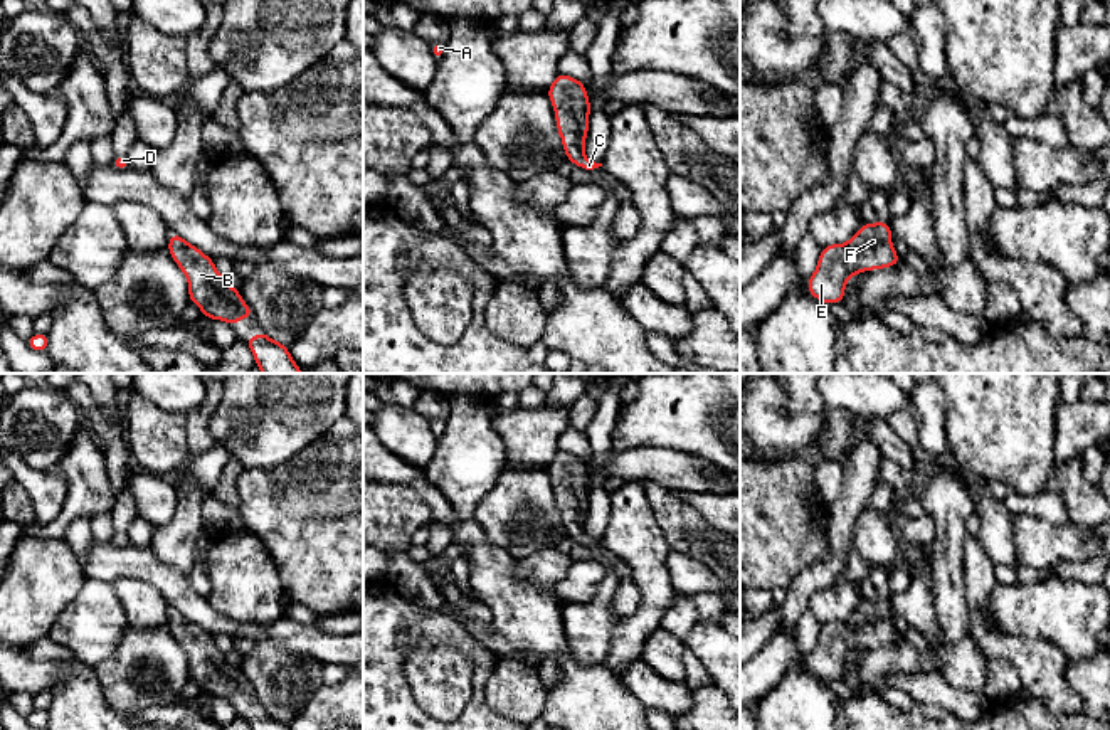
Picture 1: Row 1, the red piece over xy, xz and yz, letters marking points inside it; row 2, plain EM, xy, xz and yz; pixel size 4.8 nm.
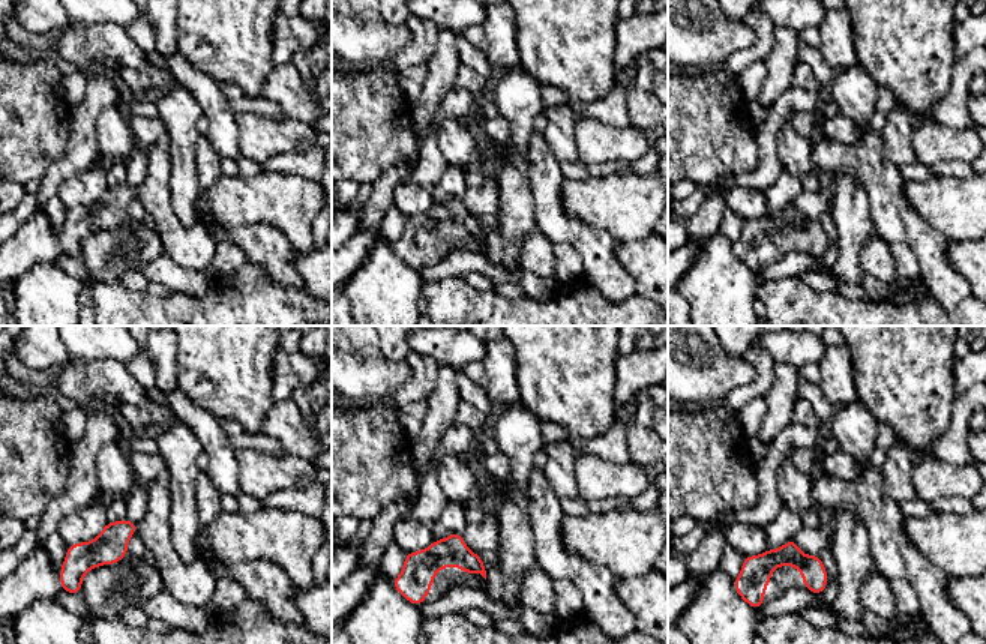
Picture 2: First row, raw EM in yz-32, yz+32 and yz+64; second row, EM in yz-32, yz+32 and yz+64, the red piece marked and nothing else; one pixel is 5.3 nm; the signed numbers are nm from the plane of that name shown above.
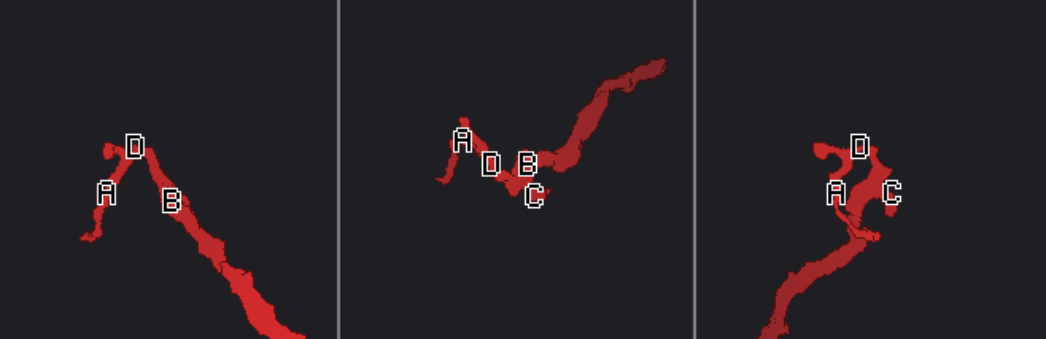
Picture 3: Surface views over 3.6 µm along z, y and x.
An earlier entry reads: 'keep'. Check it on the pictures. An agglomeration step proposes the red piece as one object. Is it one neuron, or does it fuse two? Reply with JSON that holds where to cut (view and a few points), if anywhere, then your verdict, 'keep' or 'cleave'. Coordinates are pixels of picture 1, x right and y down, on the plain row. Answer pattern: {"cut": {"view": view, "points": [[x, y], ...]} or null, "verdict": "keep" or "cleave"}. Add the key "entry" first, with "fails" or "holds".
{"entry": "holds", "cut": null, "verdict": "keep"}

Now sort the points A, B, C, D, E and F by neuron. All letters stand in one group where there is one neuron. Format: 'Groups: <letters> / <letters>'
Groups: A B C D E F

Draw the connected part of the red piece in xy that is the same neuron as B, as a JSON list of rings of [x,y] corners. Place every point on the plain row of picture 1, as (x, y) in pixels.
[[[170,609],[168,631],[188,656],[190,680],[197,681],[205,695],[224,696],[232,705],[240,695],[254,695],[254,688],[240,674],[240,668],[225,659],[215,646],[214,636],[198,624]]]

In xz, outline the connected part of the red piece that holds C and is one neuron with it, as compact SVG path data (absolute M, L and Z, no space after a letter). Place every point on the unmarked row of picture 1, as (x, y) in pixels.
M557 451L547 471L555 484L557 506L565 533L574 543L585 547L602 543L602 540L590 538L584 532L590 491L590 476L587 474L585 461L575 454Z

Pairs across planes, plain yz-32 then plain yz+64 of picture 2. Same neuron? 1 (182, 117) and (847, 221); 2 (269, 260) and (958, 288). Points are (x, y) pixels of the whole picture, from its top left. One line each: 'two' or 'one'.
1: one
2: one

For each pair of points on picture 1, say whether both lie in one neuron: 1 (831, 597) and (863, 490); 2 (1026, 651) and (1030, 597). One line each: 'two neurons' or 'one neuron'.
1: two neurons
2: two neurons

